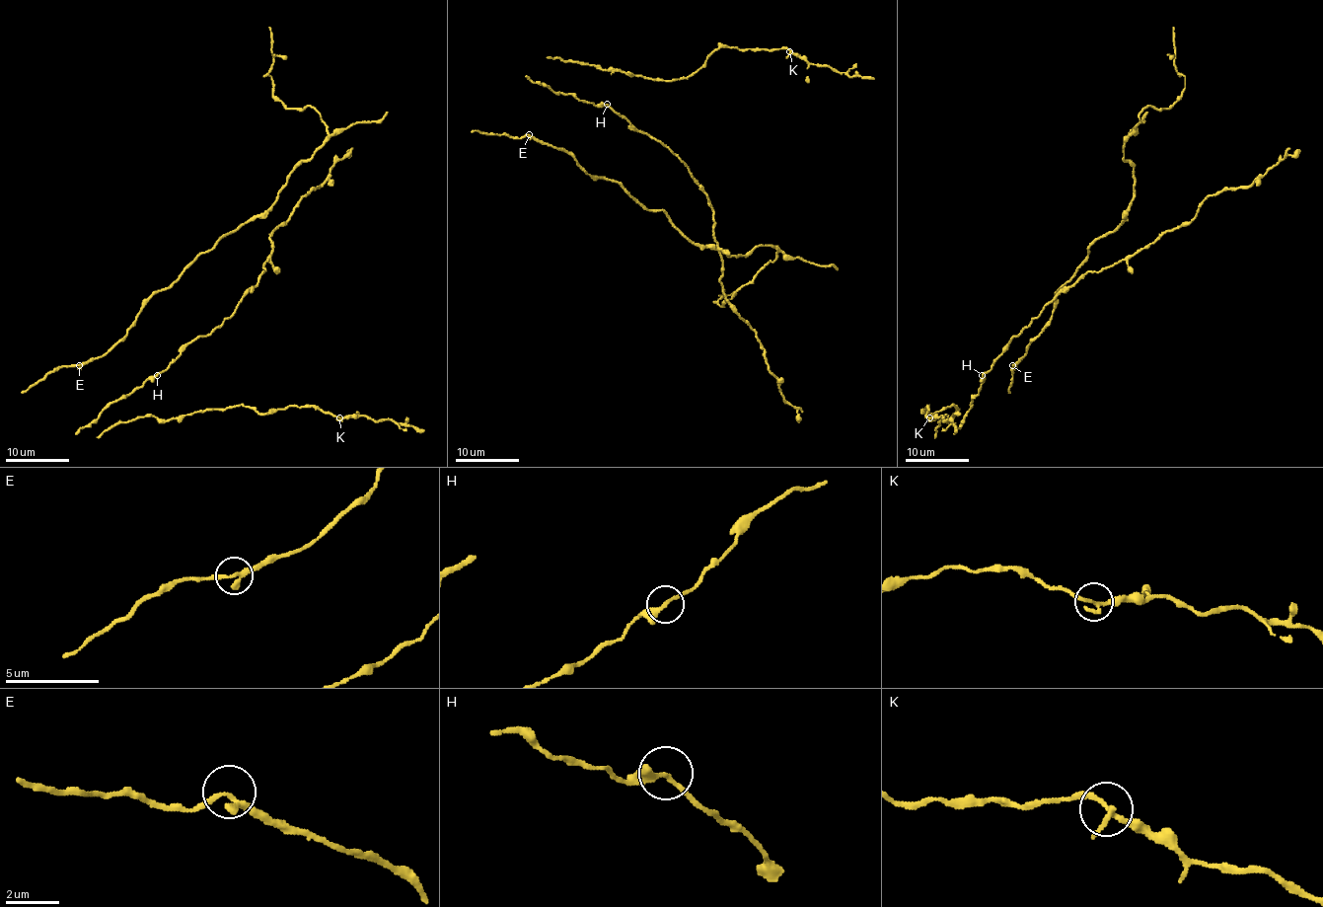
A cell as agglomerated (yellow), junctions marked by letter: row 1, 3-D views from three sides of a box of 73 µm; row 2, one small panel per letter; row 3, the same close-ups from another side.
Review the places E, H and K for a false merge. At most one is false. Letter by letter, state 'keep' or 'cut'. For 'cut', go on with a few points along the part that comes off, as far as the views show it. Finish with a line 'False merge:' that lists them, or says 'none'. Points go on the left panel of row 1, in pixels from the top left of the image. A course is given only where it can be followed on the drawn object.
E: keep
H: keep
K: keep
False merge: none

